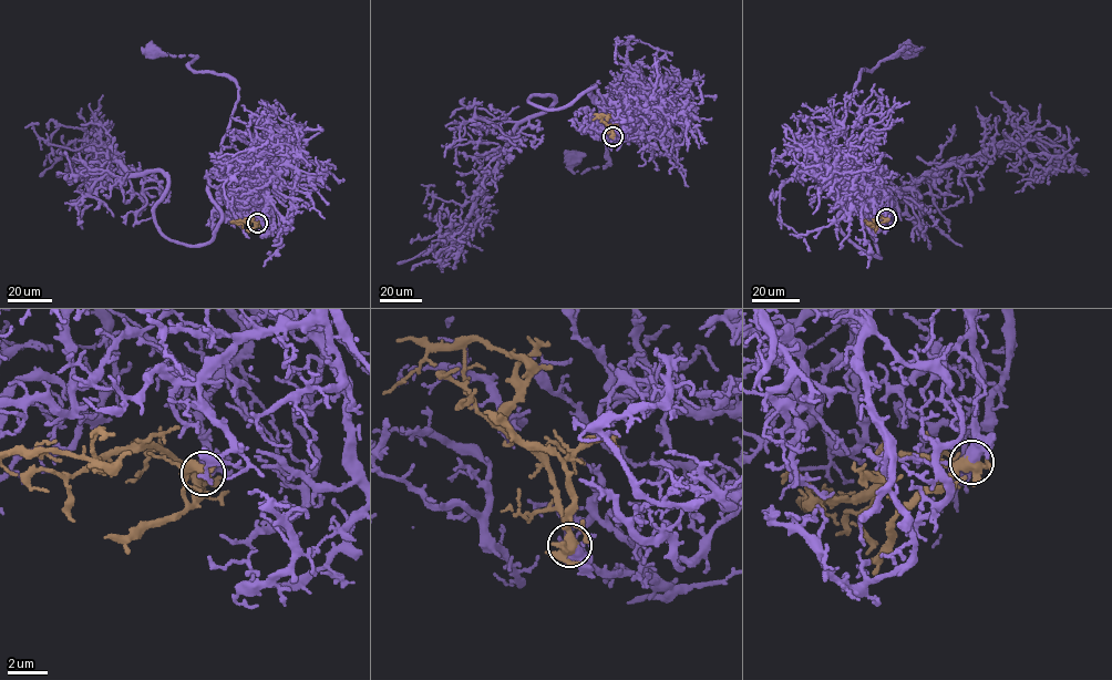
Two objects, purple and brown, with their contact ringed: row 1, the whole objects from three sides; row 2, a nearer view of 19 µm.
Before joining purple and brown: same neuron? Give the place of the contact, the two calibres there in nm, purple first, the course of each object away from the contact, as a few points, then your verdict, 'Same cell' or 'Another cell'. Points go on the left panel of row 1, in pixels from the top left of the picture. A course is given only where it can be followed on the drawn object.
Place: (257, 223). Thickness 420 nm (purple) against 400 nm. Course of purple: (257, 223), (261, 206), (247, 191), (245, 172), (219, 160), (237, 84), (193, 71), (196, 57), (152, 53). Course of brown: (257, 223), (248, 219), (243, 223), (230, 222). Same cell

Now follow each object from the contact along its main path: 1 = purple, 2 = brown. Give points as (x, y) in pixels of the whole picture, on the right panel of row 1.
1: (886, 218), (885, 194), (844, 168), (834, 144), (863, 69), (869, 71), (903, 49), (923, 48), (910, 52)
2: (886, 218), (877, 218), (871, 225), (875, 225)

